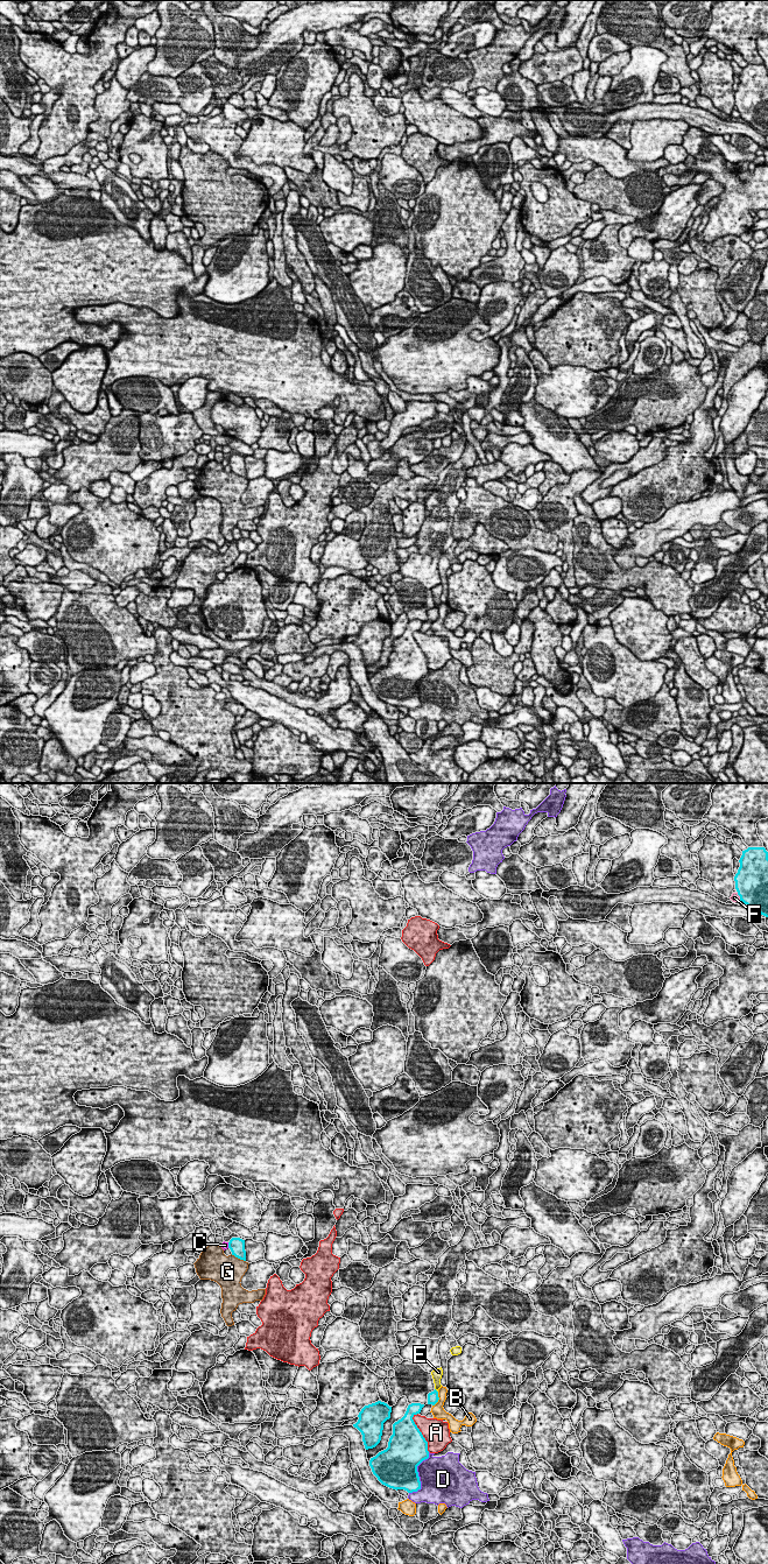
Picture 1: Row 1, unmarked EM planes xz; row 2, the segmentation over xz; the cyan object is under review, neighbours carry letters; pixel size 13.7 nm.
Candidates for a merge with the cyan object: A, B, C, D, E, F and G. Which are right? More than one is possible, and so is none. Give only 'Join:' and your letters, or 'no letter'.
Join: no letter

